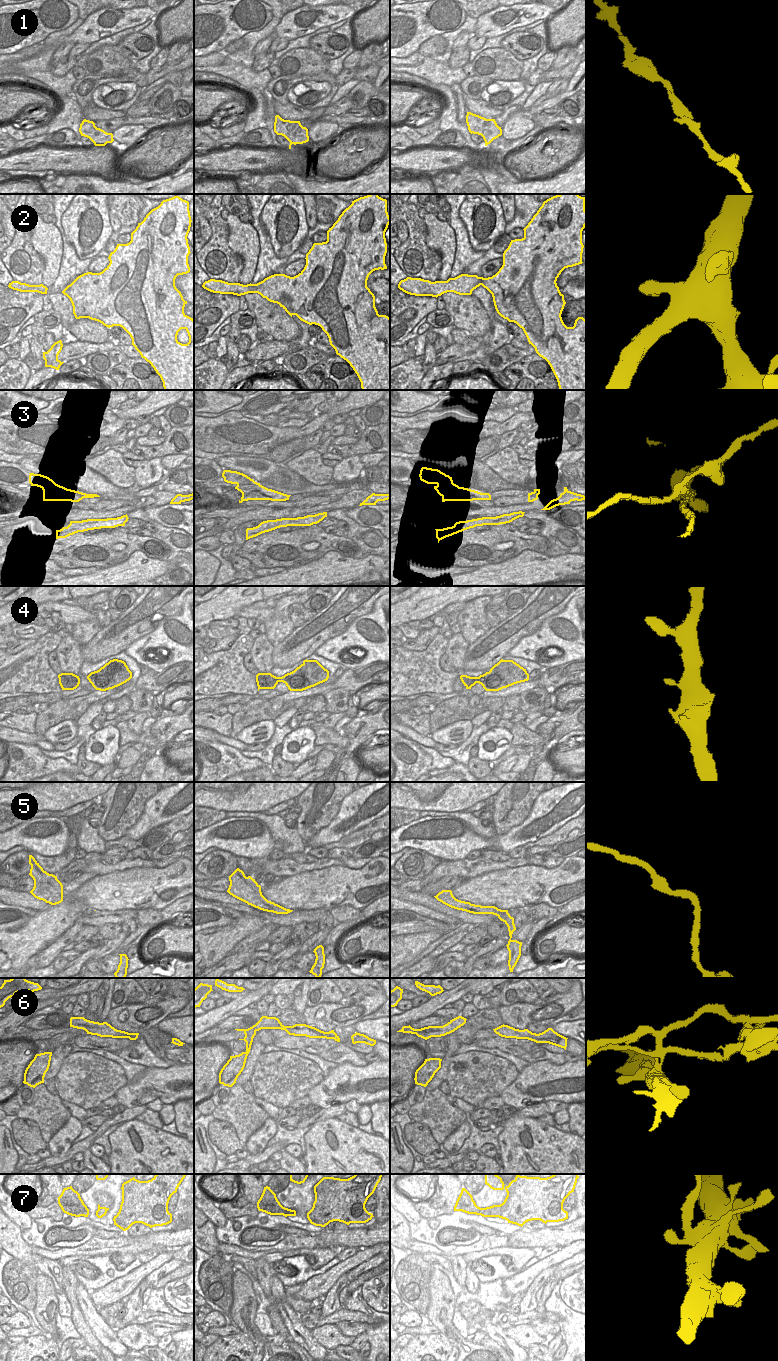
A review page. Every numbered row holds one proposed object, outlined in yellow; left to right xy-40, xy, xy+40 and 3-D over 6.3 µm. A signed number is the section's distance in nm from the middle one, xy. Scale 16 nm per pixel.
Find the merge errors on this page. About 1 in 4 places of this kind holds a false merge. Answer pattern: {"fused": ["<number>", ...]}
{"fused": ["1", "3", "6"]}

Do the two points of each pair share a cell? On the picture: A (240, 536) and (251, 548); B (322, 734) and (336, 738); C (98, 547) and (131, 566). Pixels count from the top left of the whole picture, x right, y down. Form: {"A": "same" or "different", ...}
{"A": "different", "B": "same", "C": "different"}

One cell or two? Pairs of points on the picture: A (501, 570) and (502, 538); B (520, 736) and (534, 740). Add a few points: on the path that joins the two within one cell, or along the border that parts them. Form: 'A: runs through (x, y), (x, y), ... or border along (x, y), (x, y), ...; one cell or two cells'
A: border along (522, 551), (499, 562), (487, 563), (478, 567); two cells
B: runs through (523, 737), (531, 738); one cell

